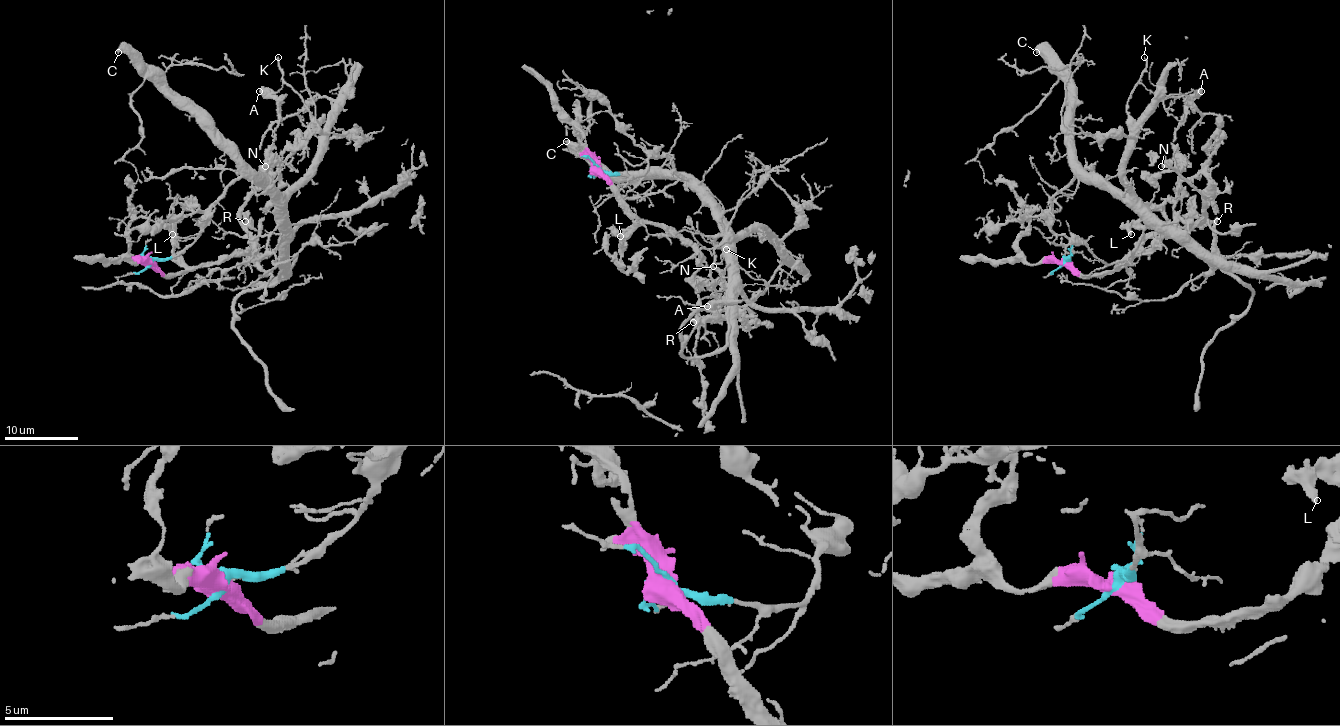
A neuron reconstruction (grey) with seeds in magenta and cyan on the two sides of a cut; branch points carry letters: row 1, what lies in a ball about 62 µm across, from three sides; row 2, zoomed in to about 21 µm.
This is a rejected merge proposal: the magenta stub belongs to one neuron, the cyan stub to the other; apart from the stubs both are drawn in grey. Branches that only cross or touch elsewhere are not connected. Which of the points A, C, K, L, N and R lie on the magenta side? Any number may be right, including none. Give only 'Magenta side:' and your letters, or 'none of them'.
Magenta side: A, L, N, R

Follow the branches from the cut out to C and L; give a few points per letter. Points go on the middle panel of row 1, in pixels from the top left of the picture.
C: (598, 169), (641, 176), (652, 156), (665, 156), (688, 178), (602, 172), (565, 141)
L: (597, 169), (609, 181), (631, 231), (617, 261), (608, 253), (608, 237), (620, 237)

